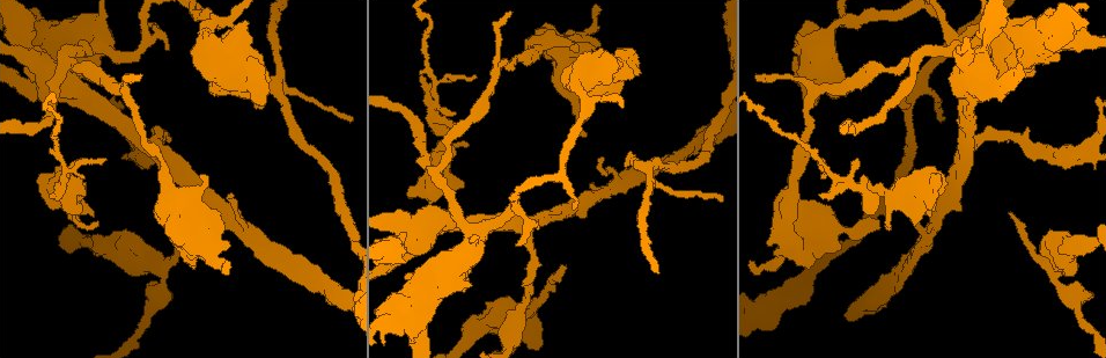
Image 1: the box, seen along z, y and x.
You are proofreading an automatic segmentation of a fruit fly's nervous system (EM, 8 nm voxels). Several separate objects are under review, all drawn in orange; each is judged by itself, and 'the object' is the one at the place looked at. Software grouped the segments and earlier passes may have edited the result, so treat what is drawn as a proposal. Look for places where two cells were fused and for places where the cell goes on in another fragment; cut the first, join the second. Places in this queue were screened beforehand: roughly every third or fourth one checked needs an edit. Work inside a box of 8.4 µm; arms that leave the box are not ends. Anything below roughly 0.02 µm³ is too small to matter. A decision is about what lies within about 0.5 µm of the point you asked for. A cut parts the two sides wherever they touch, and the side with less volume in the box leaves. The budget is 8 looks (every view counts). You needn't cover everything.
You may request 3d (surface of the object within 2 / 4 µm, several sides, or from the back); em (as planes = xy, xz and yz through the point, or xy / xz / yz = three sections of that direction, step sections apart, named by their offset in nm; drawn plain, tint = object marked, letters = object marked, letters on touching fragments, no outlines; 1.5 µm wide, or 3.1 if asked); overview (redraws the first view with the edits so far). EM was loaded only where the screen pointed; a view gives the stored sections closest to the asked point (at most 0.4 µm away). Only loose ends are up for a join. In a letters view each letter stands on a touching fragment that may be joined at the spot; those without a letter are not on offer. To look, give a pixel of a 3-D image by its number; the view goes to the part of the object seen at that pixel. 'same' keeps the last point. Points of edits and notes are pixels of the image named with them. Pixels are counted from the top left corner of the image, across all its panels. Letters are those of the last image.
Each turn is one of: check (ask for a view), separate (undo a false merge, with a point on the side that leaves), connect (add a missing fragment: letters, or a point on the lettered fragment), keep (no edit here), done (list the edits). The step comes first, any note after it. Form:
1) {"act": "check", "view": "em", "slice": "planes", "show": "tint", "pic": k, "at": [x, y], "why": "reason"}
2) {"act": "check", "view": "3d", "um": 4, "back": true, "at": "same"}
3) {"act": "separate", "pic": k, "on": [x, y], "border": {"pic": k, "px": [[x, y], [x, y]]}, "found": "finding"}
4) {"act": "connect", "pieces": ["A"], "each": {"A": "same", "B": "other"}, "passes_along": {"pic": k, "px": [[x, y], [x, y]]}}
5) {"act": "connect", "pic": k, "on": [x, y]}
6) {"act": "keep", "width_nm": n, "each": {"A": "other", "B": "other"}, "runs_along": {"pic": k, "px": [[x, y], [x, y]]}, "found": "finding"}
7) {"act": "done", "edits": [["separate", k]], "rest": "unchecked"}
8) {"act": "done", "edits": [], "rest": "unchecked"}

{"act": "check", "view": "em", "slice": "planes", "show": "letters", "pic": 1, "at": [523, 306]}

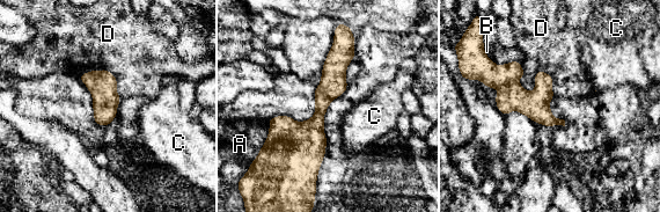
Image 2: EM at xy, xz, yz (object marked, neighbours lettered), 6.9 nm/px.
{"act": "keep", "each": {"A": "other", "B": "other", "C": "other", "D": "other"}, "runs_along": {"pic": 2, "px": [[339, 36], [309, 172]]}, "found": "one cell here"}

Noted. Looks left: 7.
{"act": "check", "view": "em", "slice": "yz", "step": 8, "show": "letters", "pic": 1, "at": [65, 62], "why": "three arms meet"}

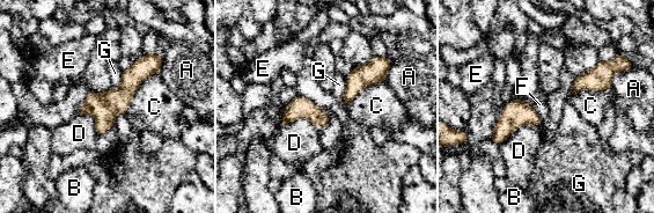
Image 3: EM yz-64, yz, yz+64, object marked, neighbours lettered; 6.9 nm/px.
{"act": "check", "view": "em", "slice": "xz", "step": 4, "show": "letters", "at": "same"}

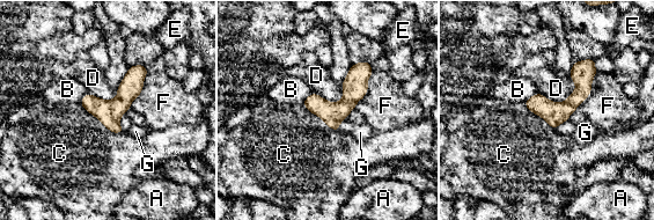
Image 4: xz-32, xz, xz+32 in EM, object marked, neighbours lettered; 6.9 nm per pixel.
{"act": "keep", "longest_contact_nm": ["C", 380], "each": {"A": "other", "B": "other", "C": "other", "D": "other", "E": "other", "F": "other", "G": "other"}, "runs_along": {"pic": 4, "px": [[592, 61], [565, 108], [530, 107]]}, "found": "one cell here"}

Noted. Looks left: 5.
{"act": "check", "view": "em", "slice": "xz", "step": 8, "show": "tint", "pic": 1, "at": [585, 135], "why": "an open end"}

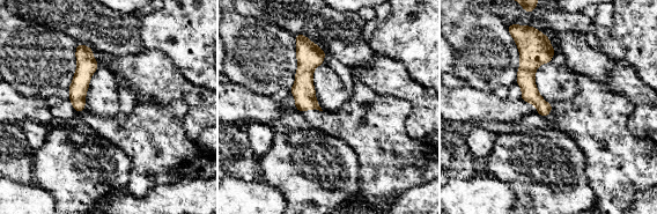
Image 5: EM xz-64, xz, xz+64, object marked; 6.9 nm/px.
{"act": "check", "view": "em", "slice": "planes", "show": "tint", "at": "same", "why": "cut it another way"}

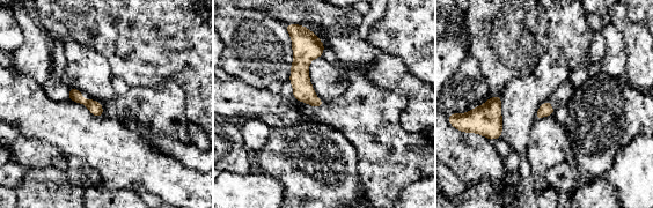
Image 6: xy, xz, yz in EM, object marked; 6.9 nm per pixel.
{"act": "check", "view": "em", "slice": "planes", "show": "letters", "at": "same"}

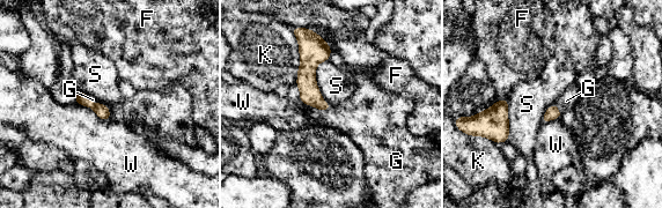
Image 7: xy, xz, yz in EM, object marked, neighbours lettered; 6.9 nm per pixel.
{"act": "connect", "pieces": ["G"], "longest_contact_nm": ["K", 340], "each": {"F": "other", "G": "same", "K": "other", "S": "other", "W": "other"}, "found": "it goes on there"}

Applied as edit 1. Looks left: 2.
{"act": "done", "edits": [["connect", 7]], "rest": "unchecked"}

